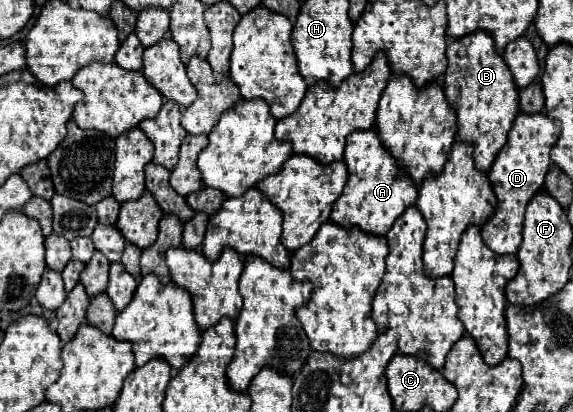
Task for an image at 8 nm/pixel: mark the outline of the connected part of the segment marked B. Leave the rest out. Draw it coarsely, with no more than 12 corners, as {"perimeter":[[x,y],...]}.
{"perimeter":[[491,35],[447,47],[457,135],[489,171],[519,113]]}

